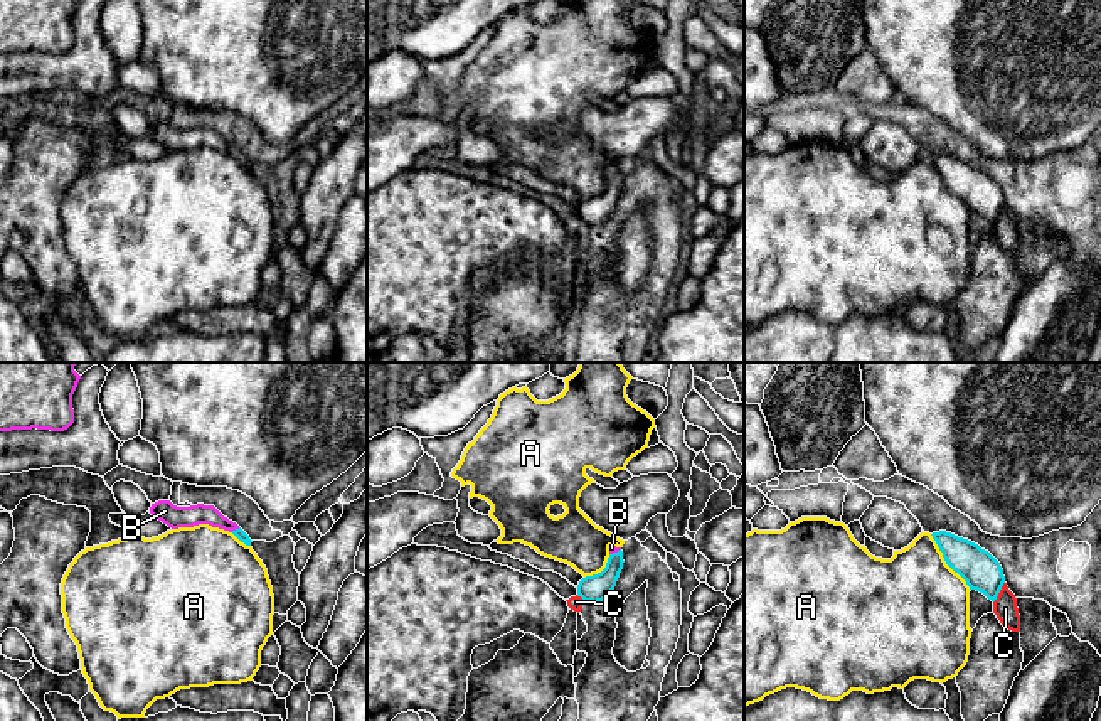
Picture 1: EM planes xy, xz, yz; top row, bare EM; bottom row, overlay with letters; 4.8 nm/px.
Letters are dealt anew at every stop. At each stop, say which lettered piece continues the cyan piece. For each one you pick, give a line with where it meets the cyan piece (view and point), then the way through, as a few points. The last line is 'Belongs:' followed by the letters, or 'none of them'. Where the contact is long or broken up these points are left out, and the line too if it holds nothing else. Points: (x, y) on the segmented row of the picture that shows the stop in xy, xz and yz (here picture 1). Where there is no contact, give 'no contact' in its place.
B: meets cyan in xy at (236, 529); runs through xy (238, 533), (236, 529), (209, 514), (197, 514)
Belongs: B

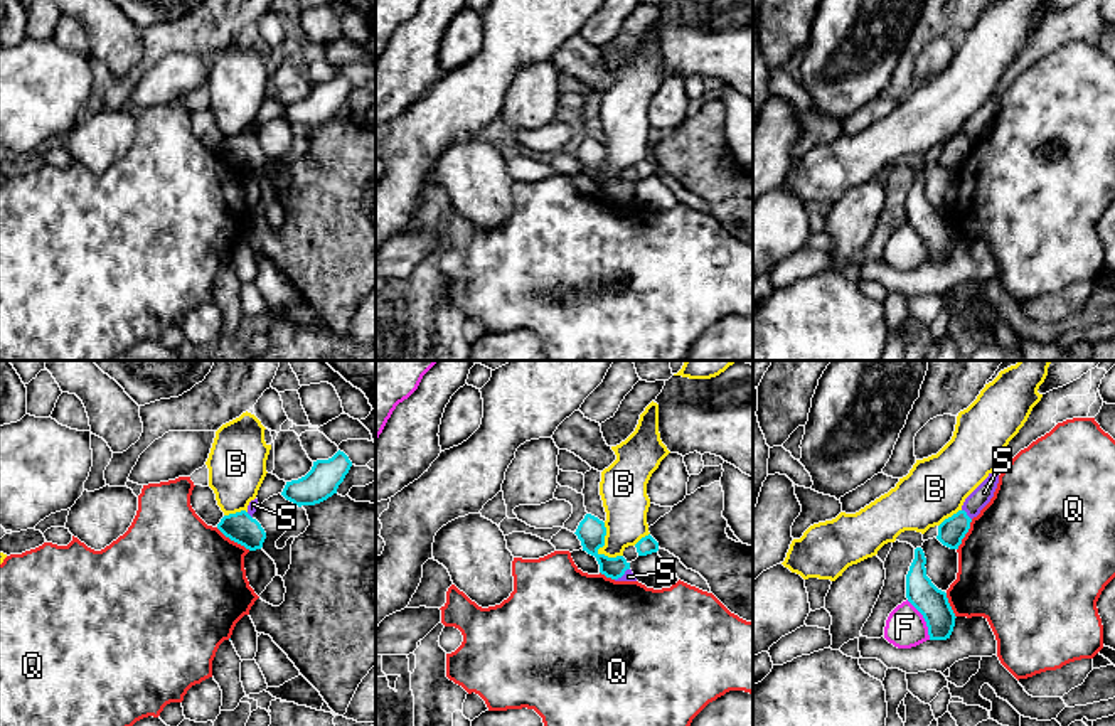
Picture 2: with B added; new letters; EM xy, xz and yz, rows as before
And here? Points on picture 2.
Belongs: none of them

